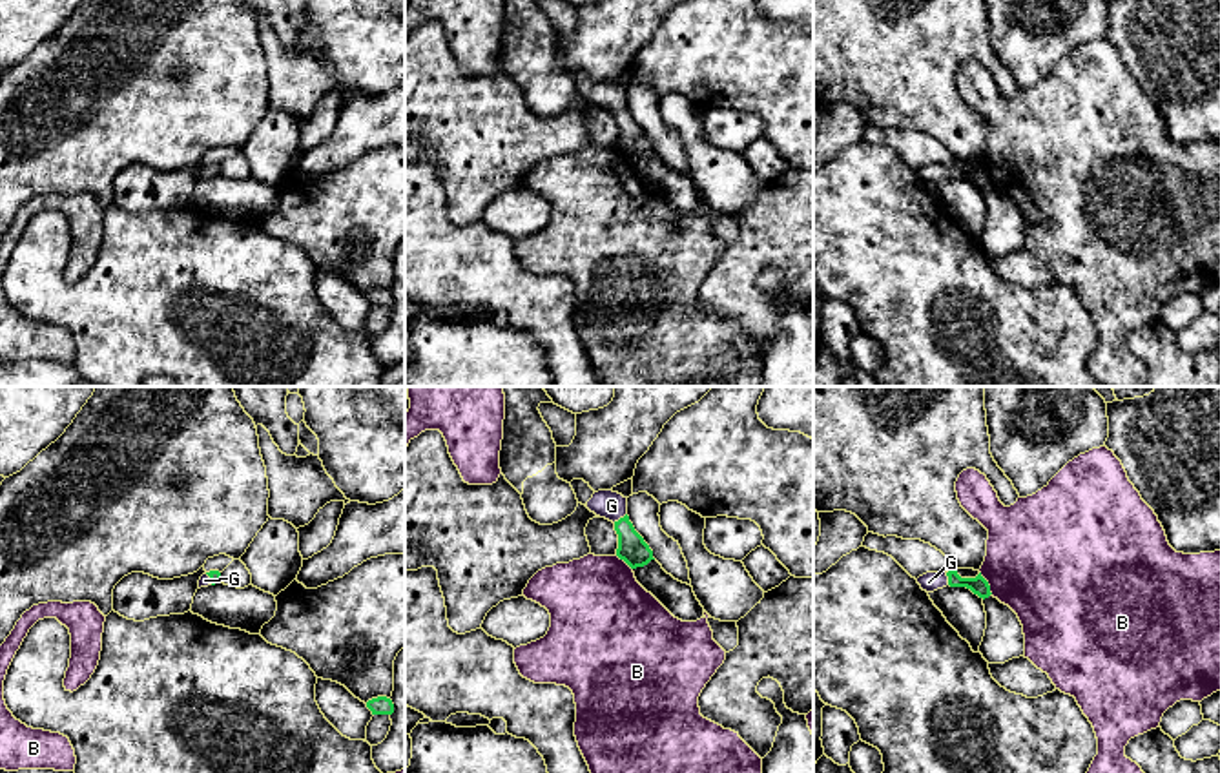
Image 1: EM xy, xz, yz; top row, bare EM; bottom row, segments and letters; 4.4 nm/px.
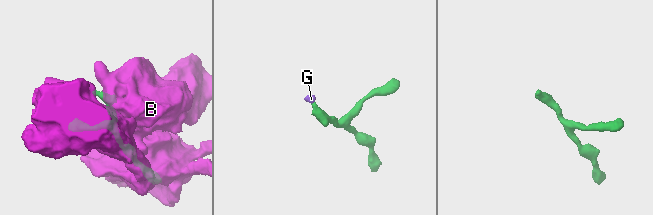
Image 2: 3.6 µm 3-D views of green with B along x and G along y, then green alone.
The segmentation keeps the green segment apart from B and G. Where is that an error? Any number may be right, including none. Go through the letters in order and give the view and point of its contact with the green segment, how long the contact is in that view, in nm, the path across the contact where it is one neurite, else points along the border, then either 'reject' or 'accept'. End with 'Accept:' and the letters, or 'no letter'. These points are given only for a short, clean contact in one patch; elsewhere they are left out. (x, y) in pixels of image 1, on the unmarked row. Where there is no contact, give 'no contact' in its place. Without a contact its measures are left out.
B: meets green in yz at (987, 174); contact 120 nm long; reject
G: meets green in xz at (620, 110); contact 80 nm long; runs through xz (631, 139), (620, 110), (611, 97); accept
Accept: G

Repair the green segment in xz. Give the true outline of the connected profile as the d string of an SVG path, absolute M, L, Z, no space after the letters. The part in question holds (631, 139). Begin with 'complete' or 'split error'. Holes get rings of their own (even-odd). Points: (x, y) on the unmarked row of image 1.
split error; M573 71L571 78L578 95L585 97L591 104L615 115L618 126L616 148L631 160L647 157L653 142L644 129L635 122L627 108L627 89L613 82L594 84L584 71Z

